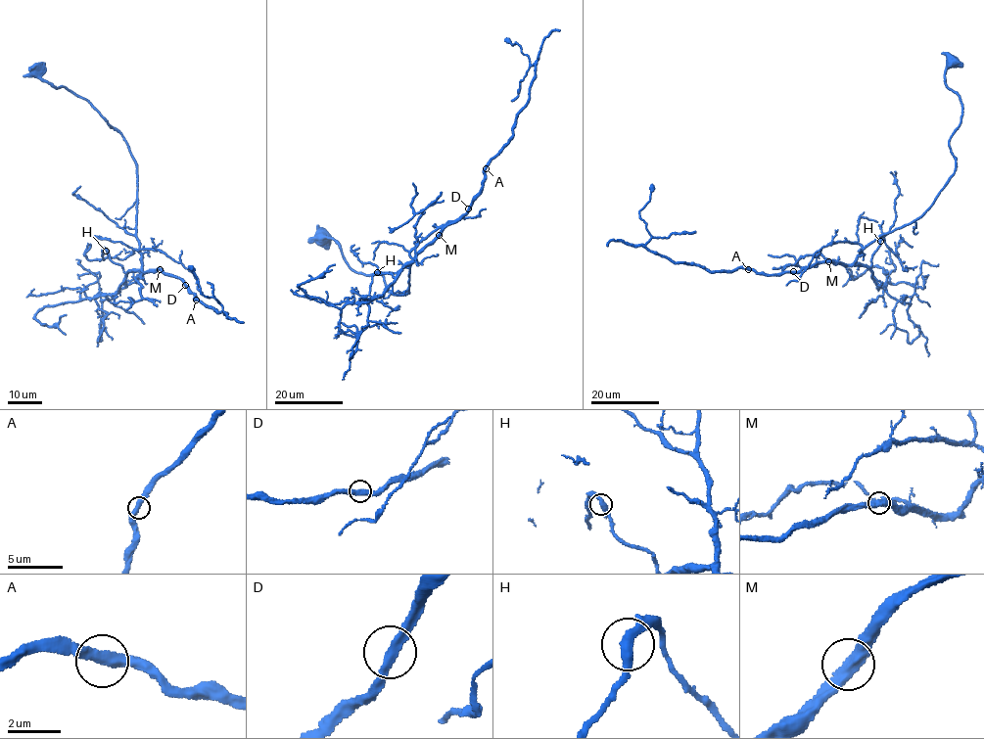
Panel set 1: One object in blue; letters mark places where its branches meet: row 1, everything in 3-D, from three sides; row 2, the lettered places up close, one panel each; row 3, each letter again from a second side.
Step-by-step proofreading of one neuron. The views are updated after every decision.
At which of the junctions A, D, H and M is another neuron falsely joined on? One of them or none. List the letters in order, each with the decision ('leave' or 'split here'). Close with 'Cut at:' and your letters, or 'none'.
A: leave
D: leave
H: leave
M: leave
Cut at: none

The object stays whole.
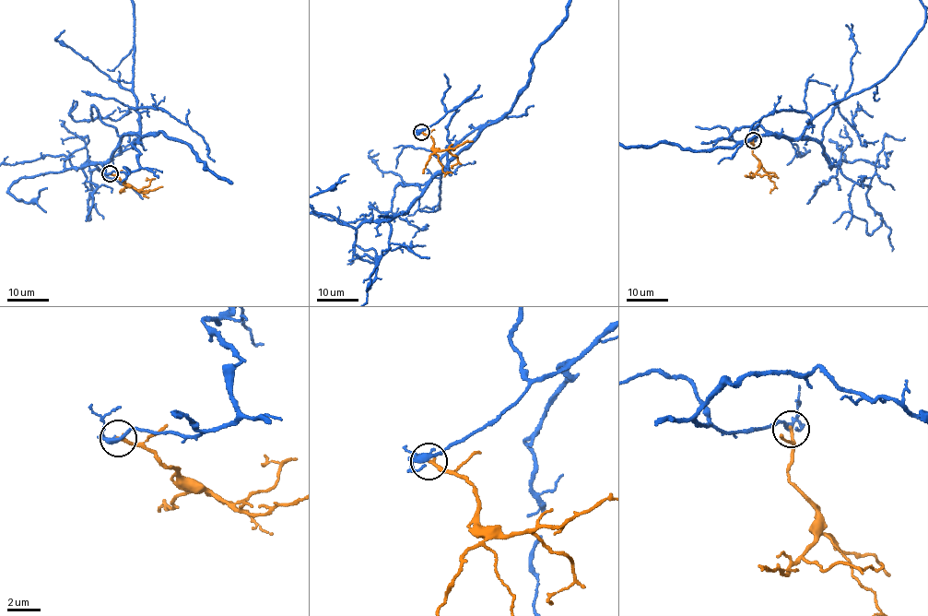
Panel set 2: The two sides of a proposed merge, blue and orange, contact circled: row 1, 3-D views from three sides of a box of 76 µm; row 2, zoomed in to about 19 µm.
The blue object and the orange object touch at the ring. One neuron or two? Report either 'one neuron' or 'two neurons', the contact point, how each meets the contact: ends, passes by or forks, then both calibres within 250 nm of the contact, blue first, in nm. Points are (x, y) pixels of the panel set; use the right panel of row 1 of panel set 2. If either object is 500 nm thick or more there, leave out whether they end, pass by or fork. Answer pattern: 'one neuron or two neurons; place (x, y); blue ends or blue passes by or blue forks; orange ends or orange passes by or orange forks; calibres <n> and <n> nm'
two neurons; place (753, 140); blue forks; orange ends; calibres 220 and 200 nm

